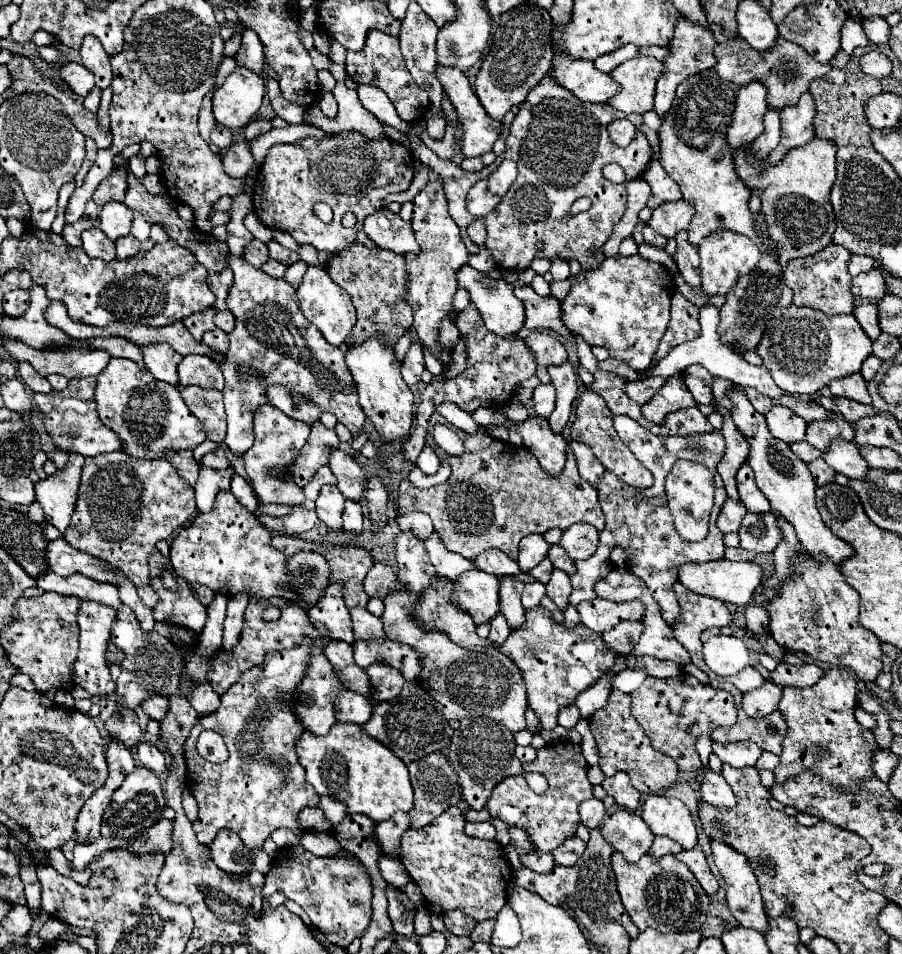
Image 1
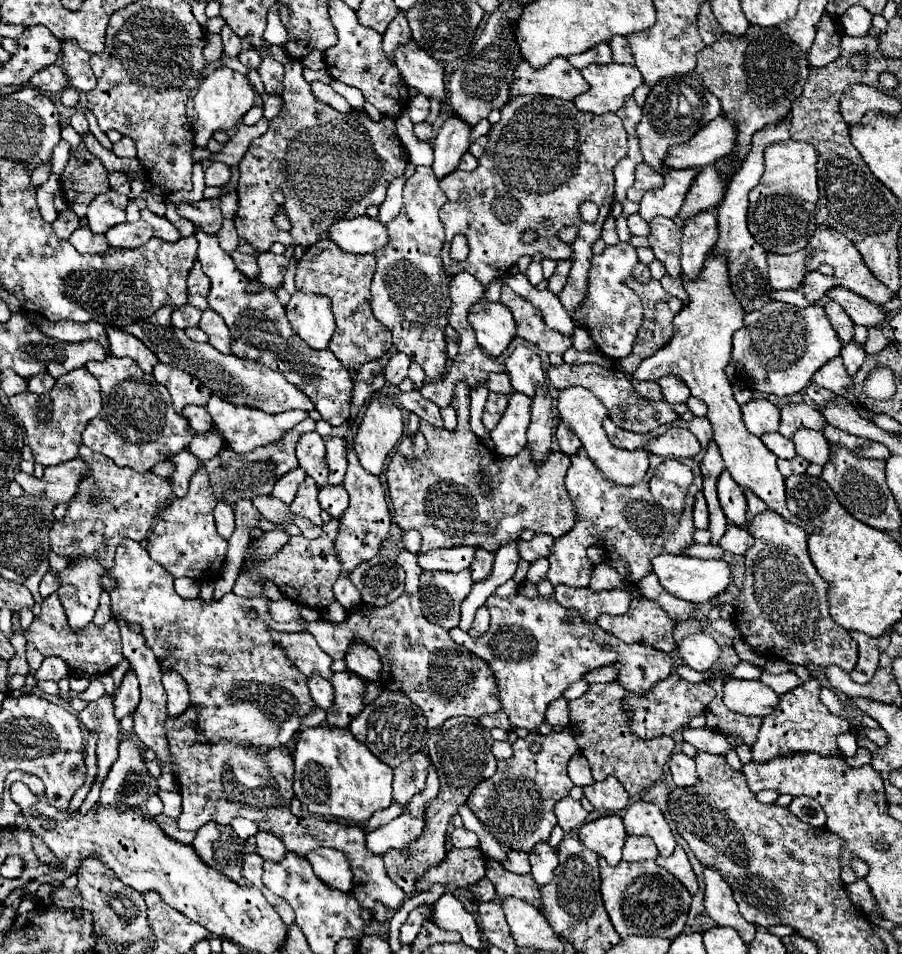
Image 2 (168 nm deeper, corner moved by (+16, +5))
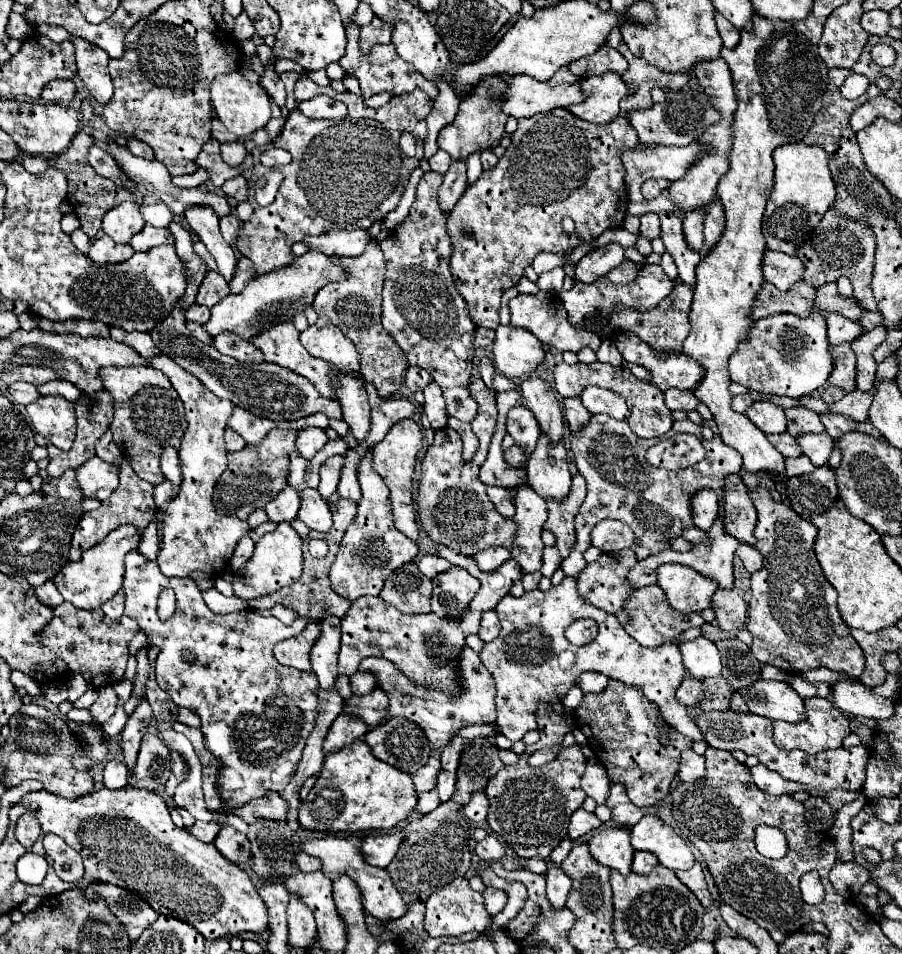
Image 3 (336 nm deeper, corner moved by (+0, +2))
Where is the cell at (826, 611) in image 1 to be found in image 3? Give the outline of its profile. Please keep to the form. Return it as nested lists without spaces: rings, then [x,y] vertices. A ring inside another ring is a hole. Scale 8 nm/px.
[[[756,488],[754,492],[750,492],[750,496],[758,510],[758,524],[754,530],[756,548],[760,548],[764,556],[762,570],[752,574],[752,598],[748,602],[746,628],[754,636],[754,642],[750,646],[752,654],[758,658],[758,662],[772,664],[790,674],[826,666],[830,670],[842,670],[850,676],[860,676],[860,672],[864,672],[864,652],[856,644],[856,640],[852,640],[850,628],[844,624],[836,606],[838,592],[826,580],[814,554],[814,538],[818,534],[818,528],[802,520],[792,508],[784,506],[782,502],[774,502],[764,488]]]

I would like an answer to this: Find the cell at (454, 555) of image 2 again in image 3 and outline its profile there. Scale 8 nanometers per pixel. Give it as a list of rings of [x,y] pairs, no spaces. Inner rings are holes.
[[[430,554],[430,556],[424,556],[424,558],[418,562],[418,568],[420,568],[420,572],[426,574],[428,578],[434,578],[436,574],[446,572],[448,568],[454,568],[454,564],[448,564],[448,560]]]

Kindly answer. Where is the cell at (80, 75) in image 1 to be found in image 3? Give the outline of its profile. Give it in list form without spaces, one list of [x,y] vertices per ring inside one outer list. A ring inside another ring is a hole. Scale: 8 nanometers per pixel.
[[[52,80],[42,90],[42,98],[46,102],[70,102],[74,94],[76,86],[72,80]]]

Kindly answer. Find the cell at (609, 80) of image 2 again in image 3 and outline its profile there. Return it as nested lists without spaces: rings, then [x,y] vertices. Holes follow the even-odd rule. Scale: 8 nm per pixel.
[[[608,72],[584,78],[582,90],[588,98],[582,104],[576,104],[568,110],[592,124],[610,124],[620,114],[618,104],[624,96],[628,96],[630,88],[620,74]]]

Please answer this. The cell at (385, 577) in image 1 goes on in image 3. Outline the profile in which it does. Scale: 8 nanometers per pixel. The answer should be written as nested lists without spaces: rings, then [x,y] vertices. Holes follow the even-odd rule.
[[[414,562],[404,564],[386,580],[380,598],[404,614],[430,612],[432,580],[424,576]]]

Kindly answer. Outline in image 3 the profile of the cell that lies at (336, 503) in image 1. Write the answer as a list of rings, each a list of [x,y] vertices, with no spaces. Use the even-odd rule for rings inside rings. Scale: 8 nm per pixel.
[[[304,488],[302,506],[298,512],[298,520],[302,520],[310,530],[328,532],[332,528],[332,512],[328,502],[320,496],[316,488]]]

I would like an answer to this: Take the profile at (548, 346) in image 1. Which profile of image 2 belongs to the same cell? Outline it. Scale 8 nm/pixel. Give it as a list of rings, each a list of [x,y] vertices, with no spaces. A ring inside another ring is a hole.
[[[516,347],[516,351],[504,361],[506,373],[510,375],[510,385],[516,393],[524,393],[526,397],[534,397],[536,389],[548,391],[548,379],[544,377],[544,369],[540,365],[540,357],[530,347]]]

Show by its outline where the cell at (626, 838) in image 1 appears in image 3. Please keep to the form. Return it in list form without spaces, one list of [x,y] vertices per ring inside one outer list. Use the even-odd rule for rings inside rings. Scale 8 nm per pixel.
[[[604,828],[598,834],[594,834],[588,842],[590,854],[604,866],[620,870],[622,876],[628,876],[632,872],[632,856],[634,848],[630,844],[630,830],[628,828]]]

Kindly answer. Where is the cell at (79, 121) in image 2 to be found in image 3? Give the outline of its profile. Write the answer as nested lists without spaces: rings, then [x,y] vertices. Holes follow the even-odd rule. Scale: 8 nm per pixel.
[[[78,130],[78,134],[74,136],[68,152],[64,152],[64,154],[52,158],[52,160],[48,160],[48,158],[44,158],[44,156],[36,156],[36,158],[26,156],[26,158],[22,160],[22,164],[24,164],[24,168],[26,168],[28,172],[32,172],[32,174],[42,174],[48,166],[56,166],[56,168],[60,168],[62,172],[66,172],[66,176],[68,176],[68,202],[72,204],[72,210],[74,210],[74,214],[78,216],[78,220],[80,220],[80,224],[82,224],[82,230],[94,240],[94,238],[98,236],[98,232],[100,232],[104,212],[108,212],[110,208],[114,208],[116,204],[122,204],[122,202],[126,202],[126,200],[132,200],[132,202],[134,202],[134,196],[132,196],[132,192],[116,186],[112,180],[96,174],[96,170],[90,168],[86,156],[88,156],[88,150],[90,150],[92,146],[94,146],[94,138],[88,136],[86,132]]]

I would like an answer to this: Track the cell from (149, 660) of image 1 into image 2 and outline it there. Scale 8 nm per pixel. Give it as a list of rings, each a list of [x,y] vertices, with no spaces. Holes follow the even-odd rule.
[[[104,591],[102,597],[100,597],[100,607],[98,607],[96,615],[94,615],[94,623],[96,625],[104,625],[110,619],[112,619],[112,611],[110,611],[110,605],[108,605],[108,593]]]

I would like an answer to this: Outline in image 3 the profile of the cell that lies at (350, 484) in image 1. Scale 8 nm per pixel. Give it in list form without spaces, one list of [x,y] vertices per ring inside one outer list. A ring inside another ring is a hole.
[[[306,428],[298,434],[298,452],[304,456],[304,458],[310,458],[312,454],[316,454],[318,450],[324,448],[324,444],[328,442],[328,434],[320,428]]]

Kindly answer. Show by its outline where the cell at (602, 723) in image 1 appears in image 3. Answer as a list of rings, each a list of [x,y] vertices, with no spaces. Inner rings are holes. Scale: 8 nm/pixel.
[[[612,680],[604,692],[586,694],[582,704],[574,710],[574,718],[576,726],[588,738],[588,746],[592,748],[594,756],[604,764],[610,782],[624,784],[628,798],[636,806],[654,806],[666,798],[668,786],[678,772],[680,754],[692,746],[692,740],[674,730],[670,744],[662,746],[658,740],[658,726],[664,722],[664,718],[660,716],[658,708],[646,700],[640,688]]]

